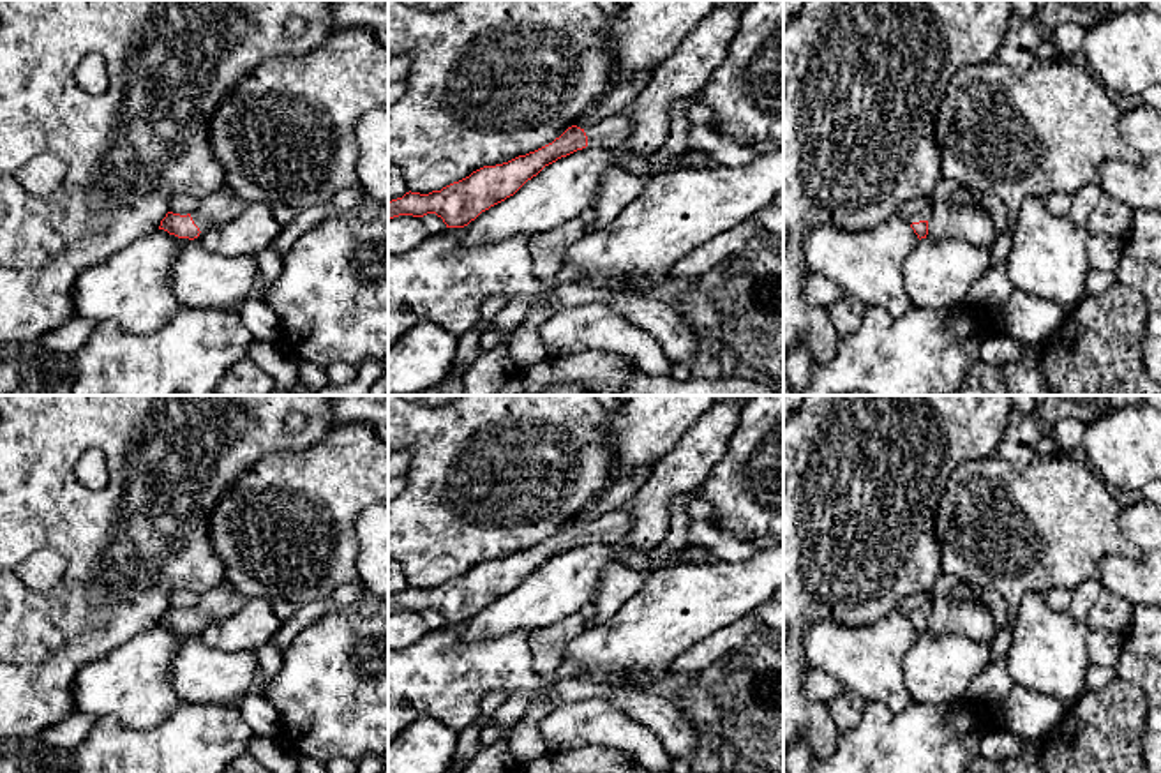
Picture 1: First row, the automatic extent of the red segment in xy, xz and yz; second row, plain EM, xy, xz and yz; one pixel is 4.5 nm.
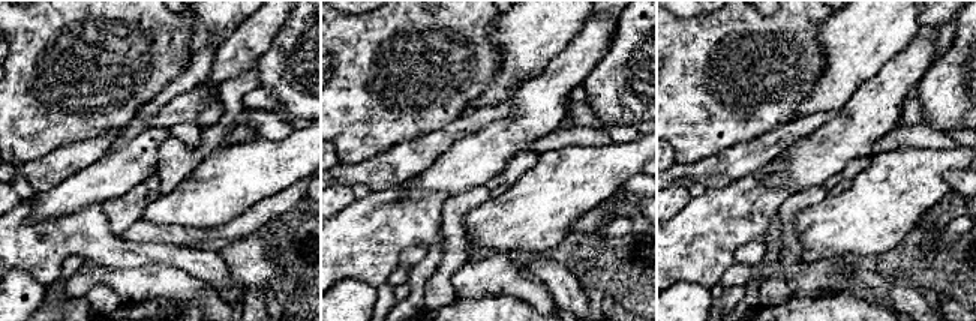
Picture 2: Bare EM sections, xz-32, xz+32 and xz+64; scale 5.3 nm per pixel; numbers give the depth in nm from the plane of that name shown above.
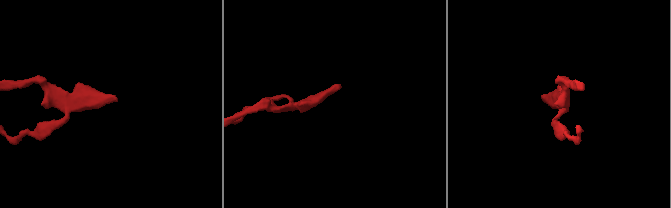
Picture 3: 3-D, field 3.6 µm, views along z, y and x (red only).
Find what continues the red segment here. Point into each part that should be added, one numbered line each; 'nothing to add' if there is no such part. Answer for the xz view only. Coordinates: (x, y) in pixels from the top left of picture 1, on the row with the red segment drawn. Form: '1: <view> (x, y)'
1: xz (613, 131)

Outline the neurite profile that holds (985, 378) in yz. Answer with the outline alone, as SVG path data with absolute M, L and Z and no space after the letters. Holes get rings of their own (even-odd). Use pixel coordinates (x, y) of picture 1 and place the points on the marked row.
M979 362L955 395L1007 395L1007 381L1000 365Z

